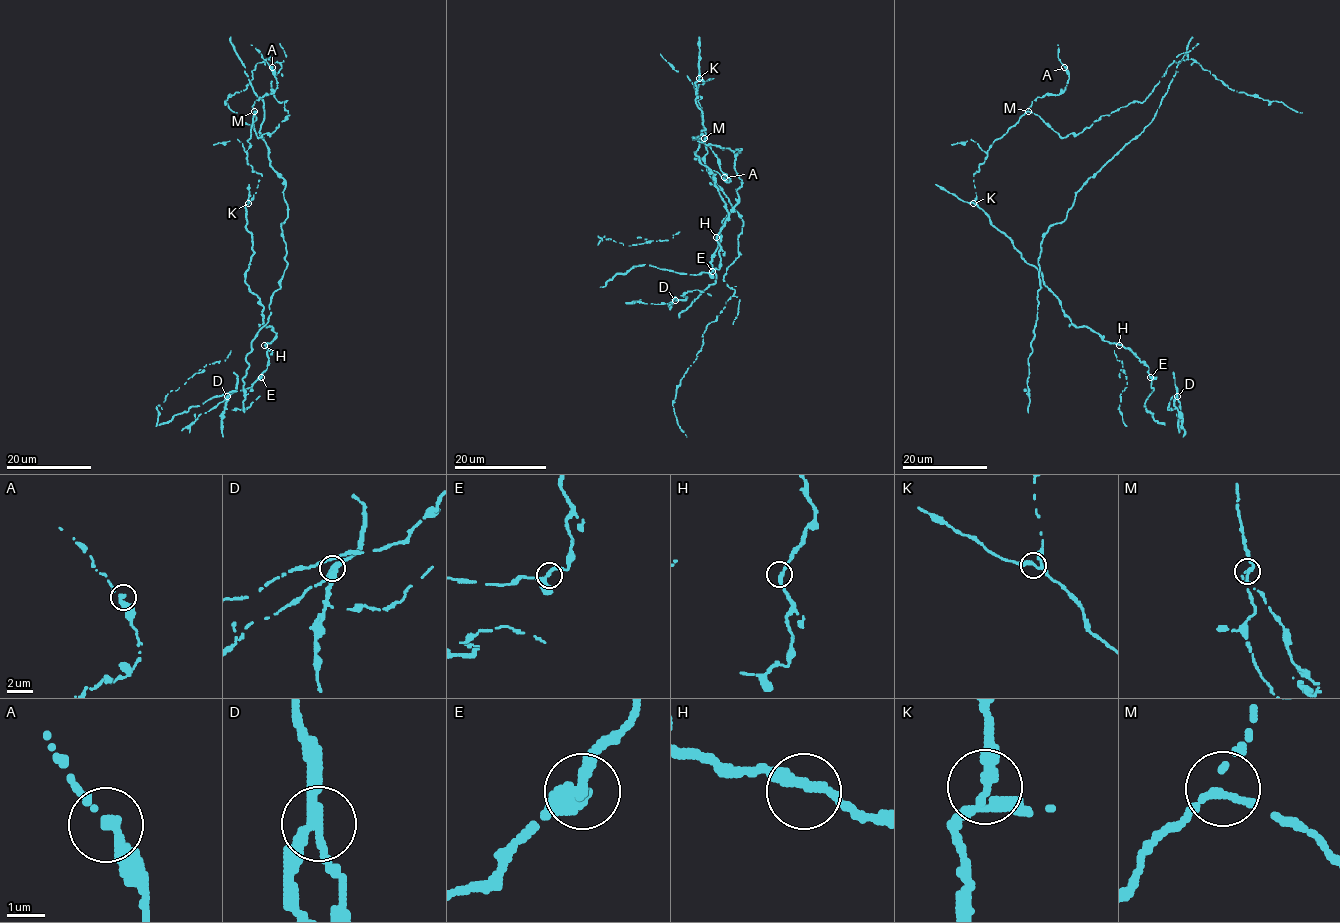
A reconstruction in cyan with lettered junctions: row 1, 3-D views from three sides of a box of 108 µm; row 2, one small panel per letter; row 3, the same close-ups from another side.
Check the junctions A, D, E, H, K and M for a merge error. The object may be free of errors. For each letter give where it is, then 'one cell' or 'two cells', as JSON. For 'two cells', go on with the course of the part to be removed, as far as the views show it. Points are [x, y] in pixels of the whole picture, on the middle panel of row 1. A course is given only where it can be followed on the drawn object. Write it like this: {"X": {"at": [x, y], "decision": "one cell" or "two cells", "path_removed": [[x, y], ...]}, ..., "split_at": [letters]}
{"A": {"at": [724, 177], "decision": "one cell"}, "D": {"at": [675, 300], "decision": "two cells"}, "E": {"at": [712, 271], "decision": "one cell"}, "H": {"at": [716, 237], "decision": "one cell"}, "K": {"at": [699, 78], "decision": "one cell"}, "M": {"at": [704, 138], "decision": "one cell"}, "split_at": ["D"]}

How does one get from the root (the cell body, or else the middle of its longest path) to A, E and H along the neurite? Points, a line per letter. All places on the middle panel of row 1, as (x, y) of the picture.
A: (704, 139), (717, 158), (721, 171), (730, 179), (729, 182), (724, 177)
E: (704, 139), (697, 85), (714, 78), (695, 83), (704, 128), (695, 154), (715, 174), (729, 213), (712, 271)
H: (704, 139), (697, 85), (714, 78), (695, 83), (704, 128), (695, 154), (715, 174), (729, 213), (716, 237)

